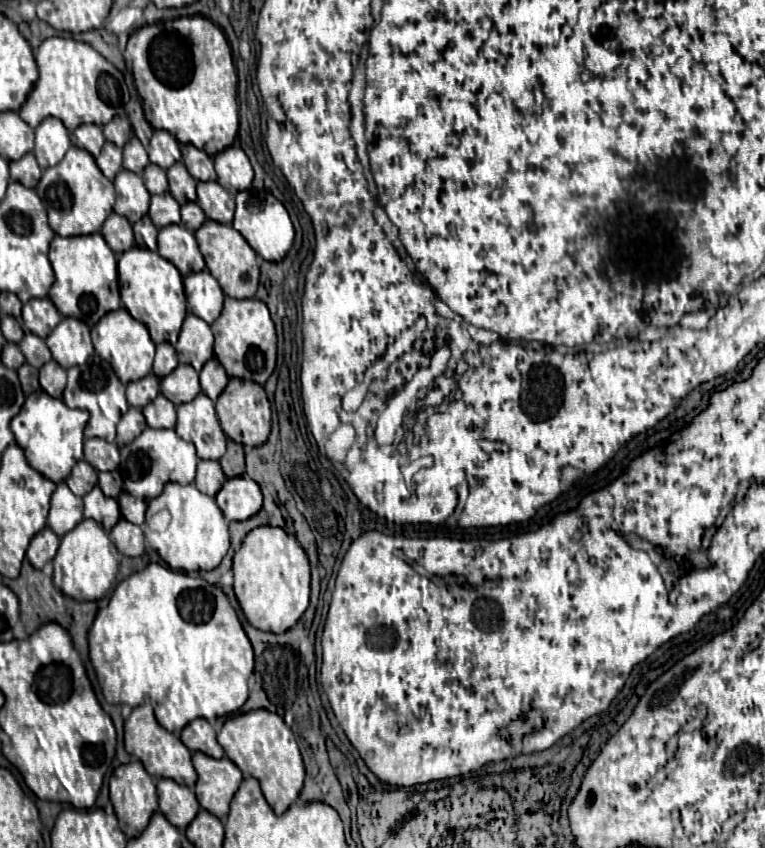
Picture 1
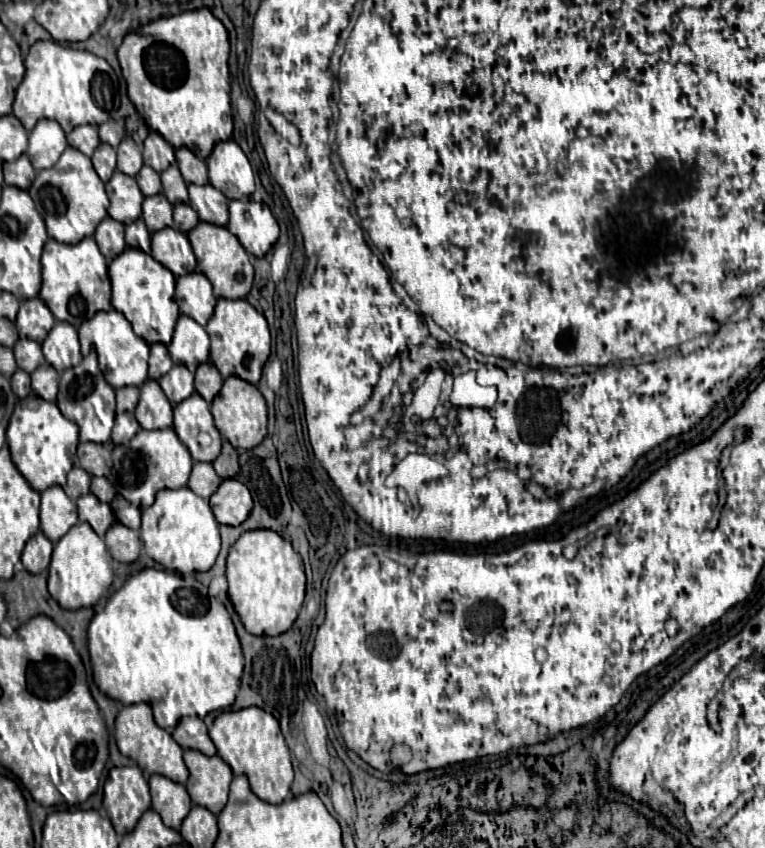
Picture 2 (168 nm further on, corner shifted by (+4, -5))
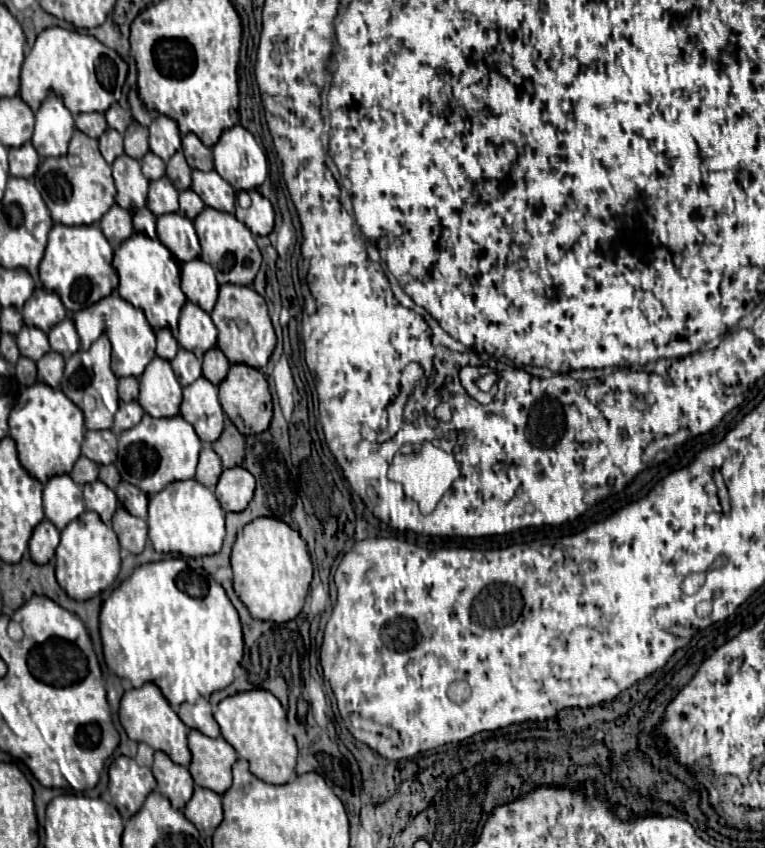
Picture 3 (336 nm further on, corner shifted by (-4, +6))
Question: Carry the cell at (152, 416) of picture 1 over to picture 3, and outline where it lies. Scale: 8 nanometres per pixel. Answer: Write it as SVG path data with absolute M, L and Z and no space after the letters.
M153 358L139 378L141 394L137 402L153 418L171 418L179 414L181 384L177 382L171 364L163 358Z

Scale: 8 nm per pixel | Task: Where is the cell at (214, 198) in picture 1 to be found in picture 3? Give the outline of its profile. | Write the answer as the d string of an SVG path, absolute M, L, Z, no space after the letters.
M195 170L191 190L197 192L197 196L205 202L205 206L215 208L219 212L229 212L229 214L235 212L237 192L215 170L211 170L211 172Z

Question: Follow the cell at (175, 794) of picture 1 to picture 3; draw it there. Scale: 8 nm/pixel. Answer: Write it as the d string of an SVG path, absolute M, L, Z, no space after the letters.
M155 752L153 762L153 774L157 780L157 790L171 800L171 806L175 810L183 810L187 800L193 796L193 778L185 766L179 766L171 762L171 758L163 752Z

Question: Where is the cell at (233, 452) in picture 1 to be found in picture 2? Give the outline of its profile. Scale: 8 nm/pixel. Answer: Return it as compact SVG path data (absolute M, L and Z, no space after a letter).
M223 441L223 451L221 451L221 455L213 461L213 467L215 467L215 471L217 471L217 475L219 475L221 479L231 479L231 477L237 475L237 471L239 471L237 451L235 451L235 447L233 447L231 443Z

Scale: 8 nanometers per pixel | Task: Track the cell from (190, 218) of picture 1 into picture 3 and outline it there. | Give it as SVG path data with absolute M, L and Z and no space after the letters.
M183 190L179 194L179 204L181 204L179 212L183 216L187 216L189 220L195 220L199 216L199 212L203 212L203 208L205 208L203 200L193 190Z

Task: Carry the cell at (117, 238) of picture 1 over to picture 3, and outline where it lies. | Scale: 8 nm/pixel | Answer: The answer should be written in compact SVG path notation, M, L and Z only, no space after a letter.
M113 204L109 212L99 220L99 228L103 230L105 238L109 240L111 248L117 250L123 240L127 240L133 234L133 224L131 224L131 212L125 208Z

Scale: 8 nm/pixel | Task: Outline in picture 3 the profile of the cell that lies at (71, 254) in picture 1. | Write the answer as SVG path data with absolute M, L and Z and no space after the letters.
M55 224L49 232L45 256L39 266L39 278L47 290L53 290L63 300L65 308L75 314L79 308L89 308L101 298L109 296L117 286L119 278L111 266L113 250L103 236L99 226L63 226Z

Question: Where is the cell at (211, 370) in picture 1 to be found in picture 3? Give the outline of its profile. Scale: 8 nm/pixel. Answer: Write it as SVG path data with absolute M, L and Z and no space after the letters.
M211 348L207 354L205 354L205 358L203 358L203 376L211 382L211 384L215 384L215 386L219 386L221 382L223 382L223 378L227 376L227 372L229 372L229 360L223 356L223 352L219 352L219 348Z

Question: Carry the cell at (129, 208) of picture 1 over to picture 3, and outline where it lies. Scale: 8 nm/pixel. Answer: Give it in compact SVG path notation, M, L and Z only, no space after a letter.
M127 154L119 156L113 162L113 178L117 186L117 204L129 212L137 212L147 204L149 180L141 172L141 162L129 158Z

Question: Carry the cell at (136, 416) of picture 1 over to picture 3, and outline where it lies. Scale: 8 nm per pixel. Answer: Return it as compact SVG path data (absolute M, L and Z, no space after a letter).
M127 402L127 404L121 404L117 414L115 414L115 424L113 424L113 432L115 434L121 434L129 428L133 428L135 424L139 424L139 420L143 418L143 408L137 404L137 402Z

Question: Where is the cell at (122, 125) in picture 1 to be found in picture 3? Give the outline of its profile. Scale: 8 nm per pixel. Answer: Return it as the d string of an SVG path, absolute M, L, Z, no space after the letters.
M113 104L113 106L111 106L107 112L105 112L105 118L107 118L109 128L117 130L119 134L123 134L123 132L127 130L129 122L133 120L133 118L131 118L131 114L129 114L127 110L123 110L119 104Z

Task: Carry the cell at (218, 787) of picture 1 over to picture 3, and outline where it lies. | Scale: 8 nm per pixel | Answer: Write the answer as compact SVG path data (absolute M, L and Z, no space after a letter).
M189 732L189 750L193 760L189 764L189 772L197 786L209 788L217 794L227 792L231 788L231 768L237 762L235 748L219 738L207 738L201 732Z

